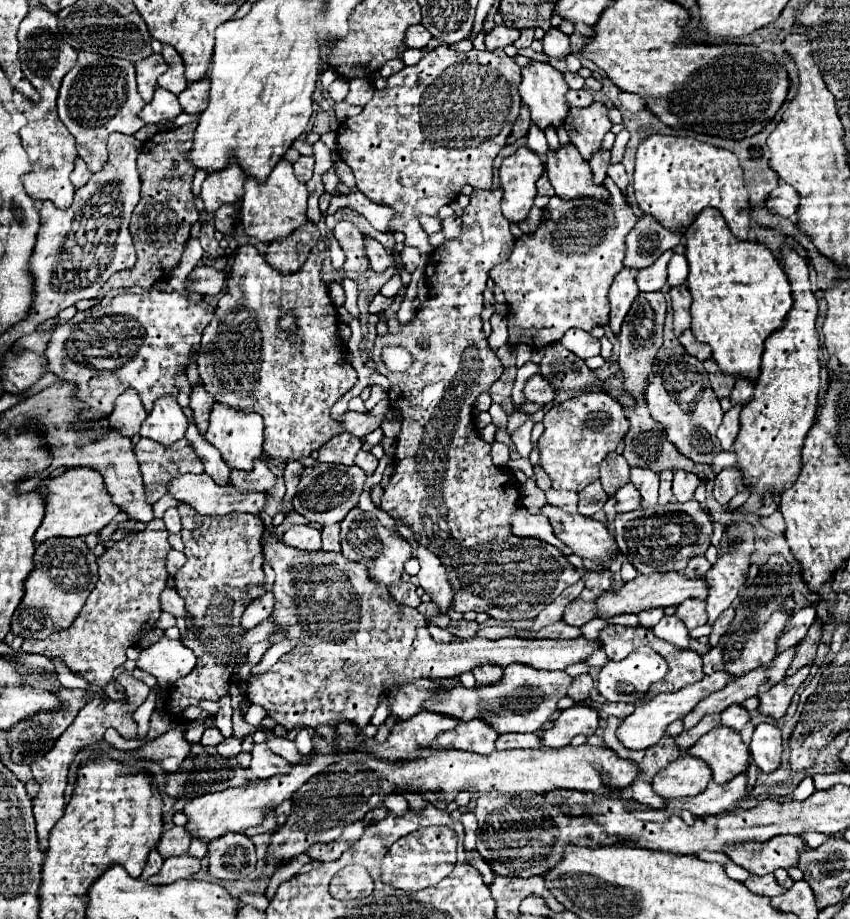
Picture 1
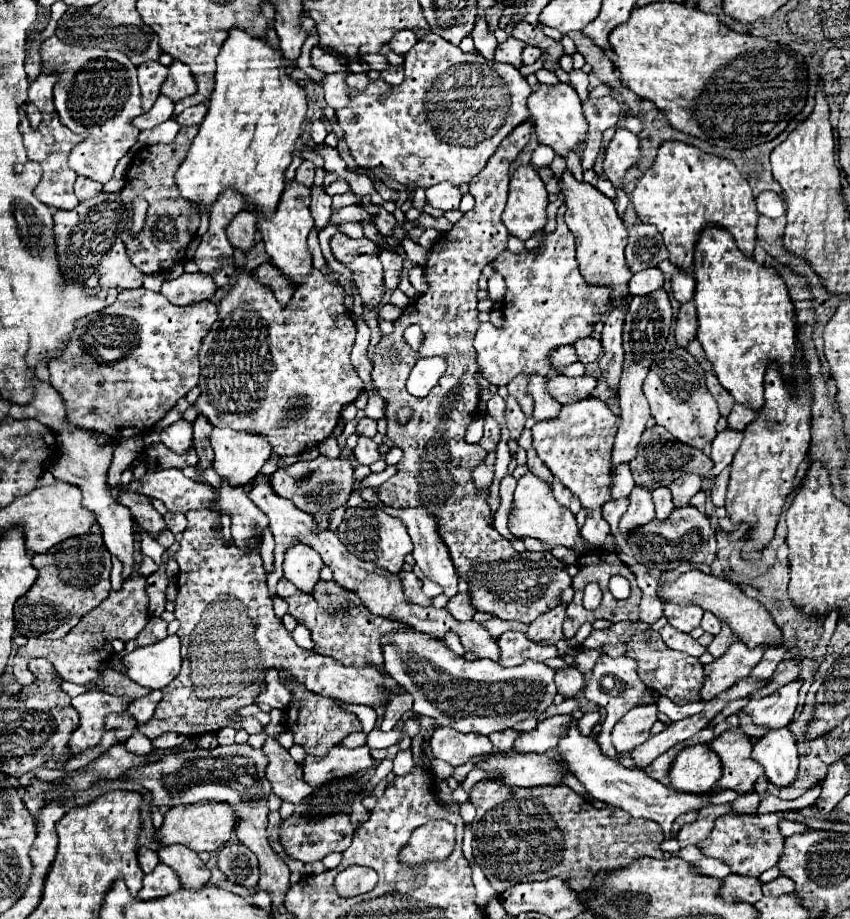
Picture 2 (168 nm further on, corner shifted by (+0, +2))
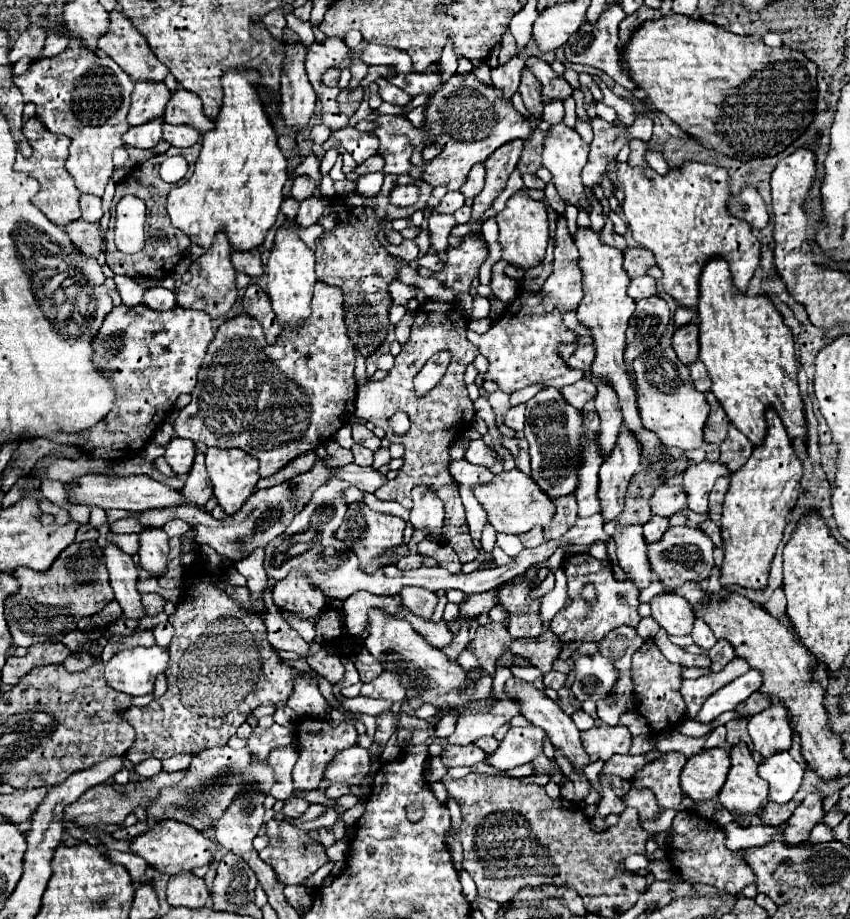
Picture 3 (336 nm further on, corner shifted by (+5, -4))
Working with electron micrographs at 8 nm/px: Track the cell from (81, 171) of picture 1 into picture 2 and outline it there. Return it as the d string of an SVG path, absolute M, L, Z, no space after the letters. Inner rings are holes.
M77 177L75 181L75 195L79 197L79 201L87 201L87 199L93 199L95 195L99 195L103 189L103 185L99 183L93 183L89 179L83 179L83 177Z

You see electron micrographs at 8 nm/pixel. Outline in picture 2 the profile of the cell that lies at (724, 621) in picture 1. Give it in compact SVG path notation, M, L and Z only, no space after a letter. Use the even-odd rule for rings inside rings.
M723 623L723 625L721 625L721 633L713 639L713 643L707 647L707 651L709 651L715 659L719 659L723 653L727 653L727 649L729 649L729 645L731 645L733 641L737 641L737 637L733 637L731 629Z

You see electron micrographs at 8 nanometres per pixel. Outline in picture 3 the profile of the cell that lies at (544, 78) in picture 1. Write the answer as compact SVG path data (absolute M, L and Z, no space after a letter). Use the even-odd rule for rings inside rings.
M564 121L548 129L544 137L544 149L542 149L542 165L552 173L552 183L564 201L590 211L590 205L584 195L584 183L580 179L580 171L586 165L586 159L588 159L588 143L576 133L576 129L564 125Z

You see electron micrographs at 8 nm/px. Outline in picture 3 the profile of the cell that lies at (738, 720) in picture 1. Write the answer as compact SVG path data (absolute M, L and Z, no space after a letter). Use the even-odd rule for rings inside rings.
M718 725L718 727L716 727L712 733L710 733L708 741L704 743L704 749L722 747L722 745L724 745L724 741L726 741L726 727L724 727L724 725Z

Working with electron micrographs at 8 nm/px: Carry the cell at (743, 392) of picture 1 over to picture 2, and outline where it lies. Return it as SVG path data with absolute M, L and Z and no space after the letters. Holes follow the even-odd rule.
M735 403L731 415L727 417L727 423L729 423L729 427L733 427L735 431L745 431L747 425L749 425L749 421L753 421L753 417L755 417L755 413L753 413L747 405Z

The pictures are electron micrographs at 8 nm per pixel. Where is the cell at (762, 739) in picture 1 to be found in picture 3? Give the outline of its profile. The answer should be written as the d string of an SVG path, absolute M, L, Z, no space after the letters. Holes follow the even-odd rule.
M776 751L758 765L758 775L768 781L770 801L774 803L788 803L796 795L802 783L802 773L804 769L790 757L788 751Z

